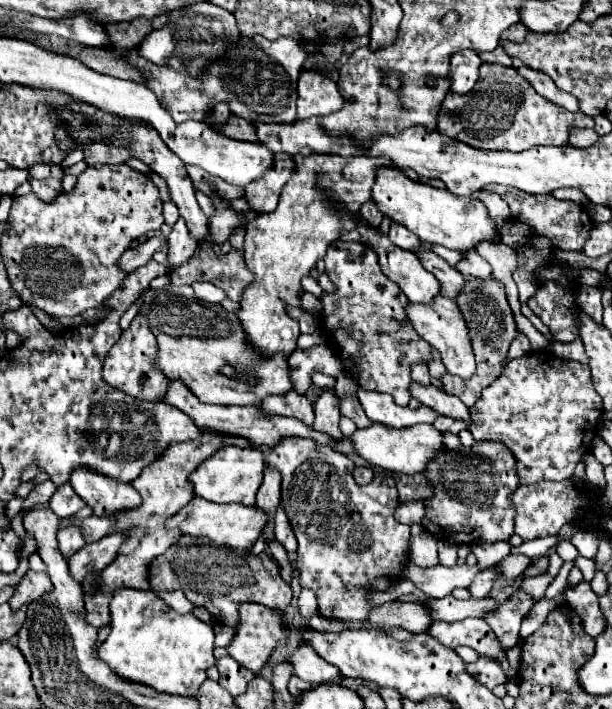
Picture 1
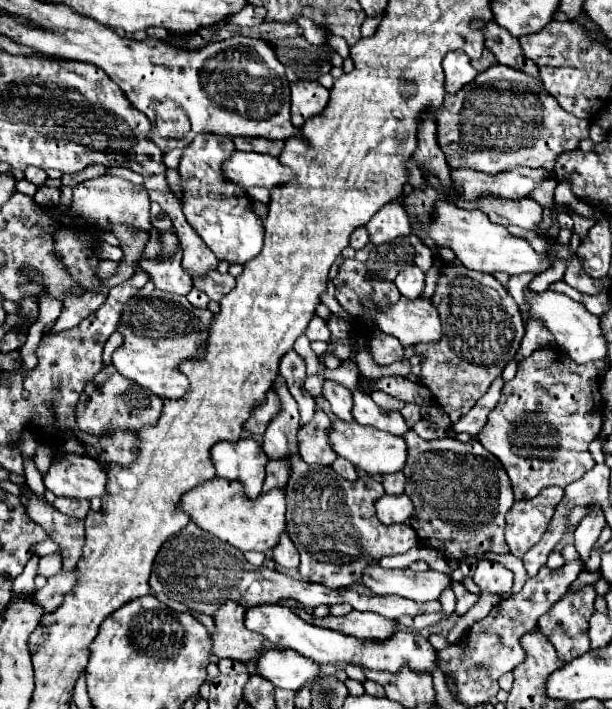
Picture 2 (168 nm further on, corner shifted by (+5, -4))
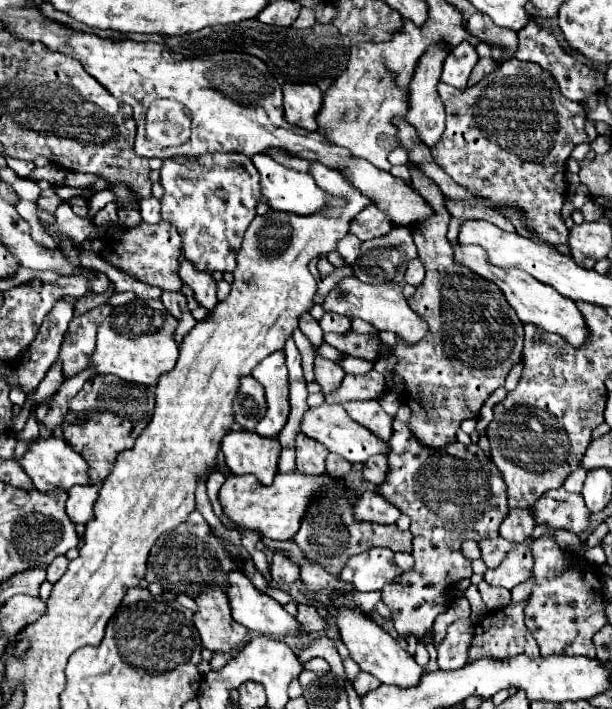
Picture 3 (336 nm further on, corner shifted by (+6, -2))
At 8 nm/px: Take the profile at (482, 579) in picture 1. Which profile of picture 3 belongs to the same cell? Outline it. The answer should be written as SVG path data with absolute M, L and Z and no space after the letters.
M519 545L507 553L507 557L503 559L503 563L497 569L487 571L483 579L489 585L513 589L515 585L523 583L531 575L531 569L533 569L533 555L531 555L529 547Z

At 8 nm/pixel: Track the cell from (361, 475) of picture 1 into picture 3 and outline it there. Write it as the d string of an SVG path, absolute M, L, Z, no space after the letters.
M333 453L327 455L325 467L327 467L327 475L331 475L331 477L341 477L341 479L351 471L351 463L345 461L343 457L333 455Z

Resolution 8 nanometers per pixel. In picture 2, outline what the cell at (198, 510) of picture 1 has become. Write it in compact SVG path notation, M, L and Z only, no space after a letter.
M214 477L208 483L200 483L200 487L190 489L182 497L180 509L186 511L198 527L234 545L240 551L274 549L280 541L280 535L286 531L284 489L272 489L268 493L258 495L258 499L246 499L240 483L230 483L228 479Z

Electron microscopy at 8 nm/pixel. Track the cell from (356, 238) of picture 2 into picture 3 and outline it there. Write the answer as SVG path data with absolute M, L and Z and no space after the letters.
M345 235L339 245L337 245L337 251L339 255L345 259L347 265L353 265L353 261L359 257L359 247L361 247L361 241L355 237L355 235Z

